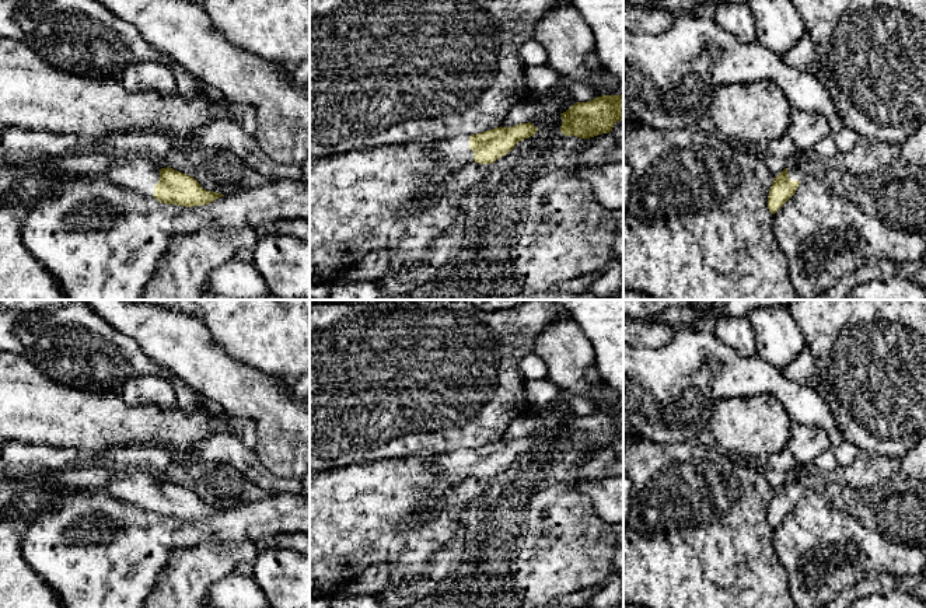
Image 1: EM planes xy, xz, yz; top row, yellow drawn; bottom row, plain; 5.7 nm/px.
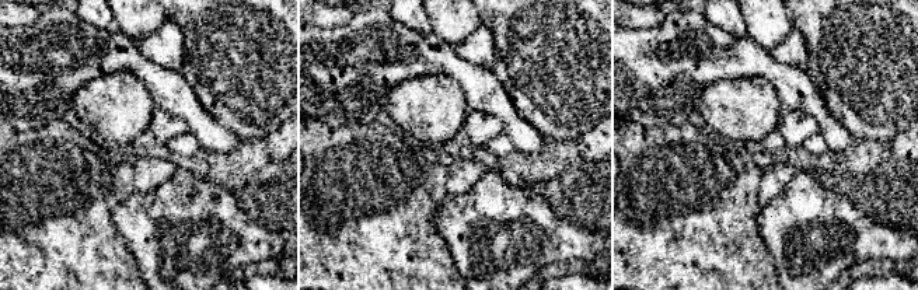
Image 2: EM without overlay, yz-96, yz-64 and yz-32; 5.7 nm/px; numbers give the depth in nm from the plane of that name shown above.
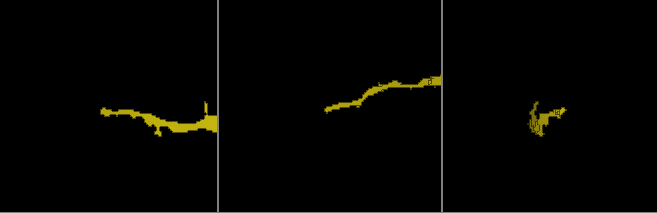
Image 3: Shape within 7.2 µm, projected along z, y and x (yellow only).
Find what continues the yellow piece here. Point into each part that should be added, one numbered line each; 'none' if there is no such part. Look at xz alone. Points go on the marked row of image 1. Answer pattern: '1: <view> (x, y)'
1: xz (455, 152)

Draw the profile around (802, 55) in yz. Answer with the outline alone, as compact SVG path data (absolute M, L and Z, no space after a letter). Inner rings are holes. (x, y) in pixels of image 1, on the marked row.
M804 34L786 53L783 53L782 59L787 66L810 74L815 76L818 71L817 53L808 34Z

